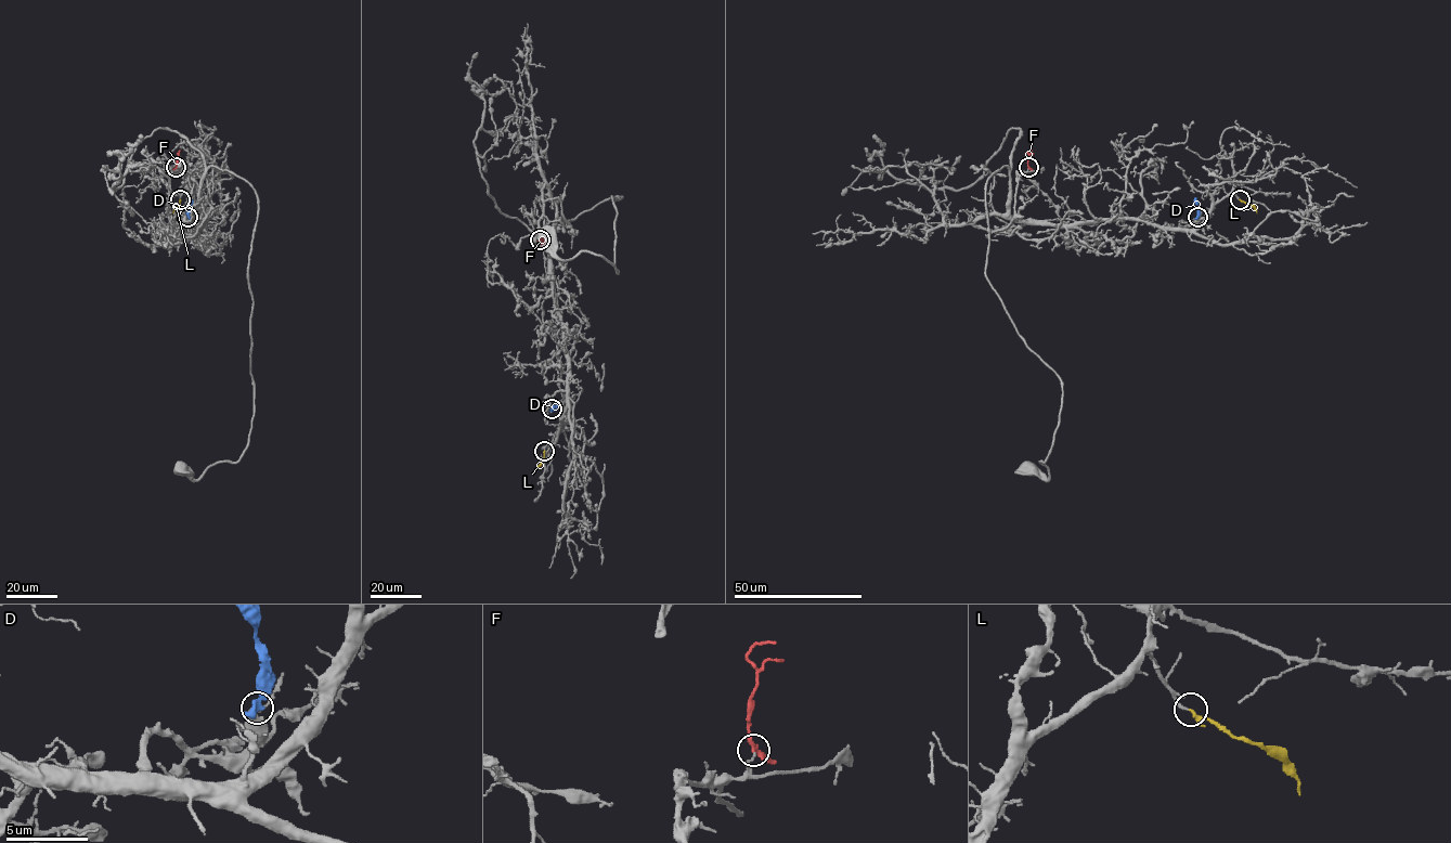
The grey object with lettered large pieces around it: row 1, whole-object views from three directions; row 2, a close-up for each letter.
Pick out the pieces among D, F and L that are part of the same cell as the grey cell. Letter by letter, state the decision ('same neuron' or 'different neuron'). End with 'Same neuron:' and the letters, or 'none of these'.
D: different neuron
F: different neuron
L: same neuron
Same neuron: L

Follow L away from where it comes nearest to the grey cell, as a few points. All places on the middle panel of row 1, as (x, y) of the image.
L: (544, 451), (543, 462), (536, 468)

